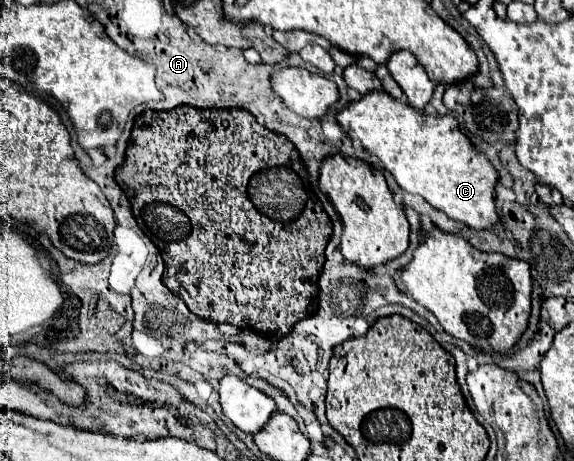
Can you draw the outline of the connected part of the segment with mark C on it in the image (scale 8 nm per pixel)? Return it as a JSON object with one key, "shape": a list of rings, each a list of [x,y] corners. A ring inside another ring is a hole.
{"shape":[[[372,92],[362,96],[362,100],[358,102],[350,102],[342,112],[338,112],[336,120],[352,140],[360,140],[370,154],[380,158],[382,166],[394,176],[394,180],[402,190],[422,196],[434,208],[442,210],[450,218],[464,222],[476,230],[490,228],[500,220],[500,214],[496,208],[496,196],[494,196],[494,188],[498,184],[498,172],[490,164],[490,160],[480,150],[476,150],[476,146],[460,130],[458,120],[454,116],[450,114],[430,116],[422,110],[416,110],[408,104],[394,100],[386,92]]]}

